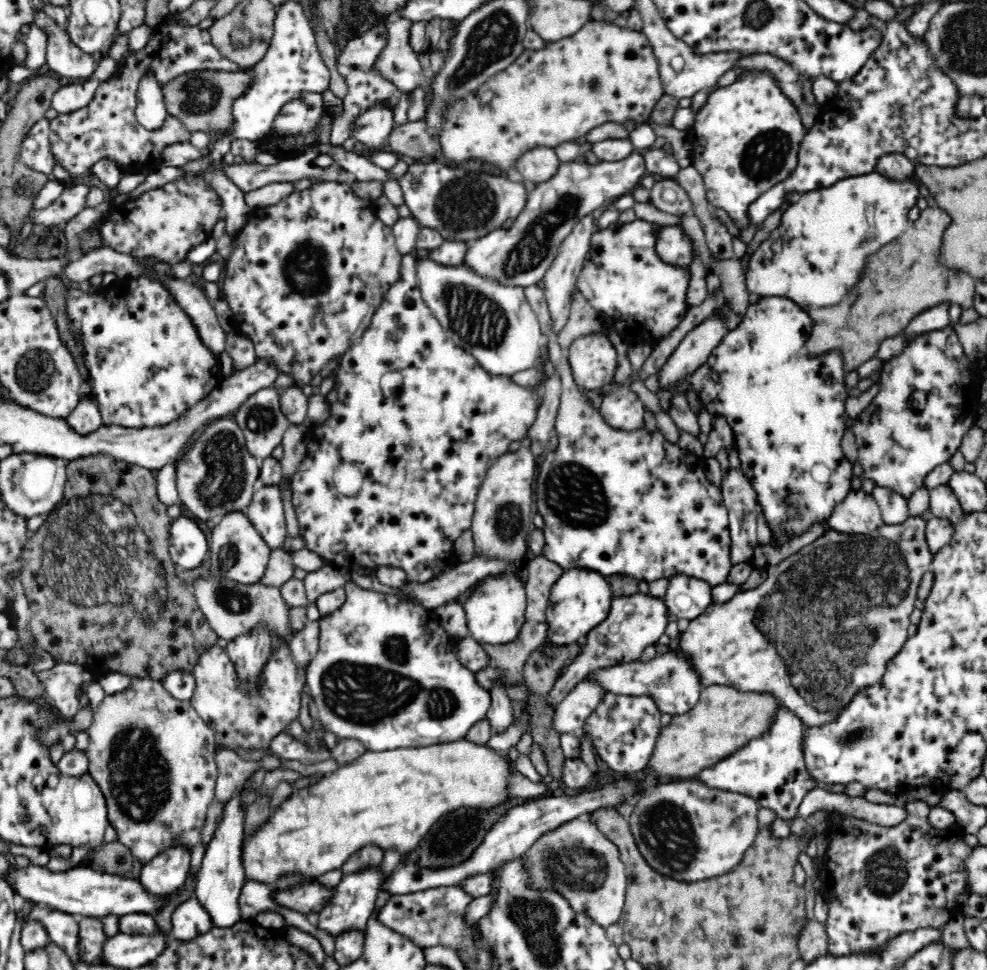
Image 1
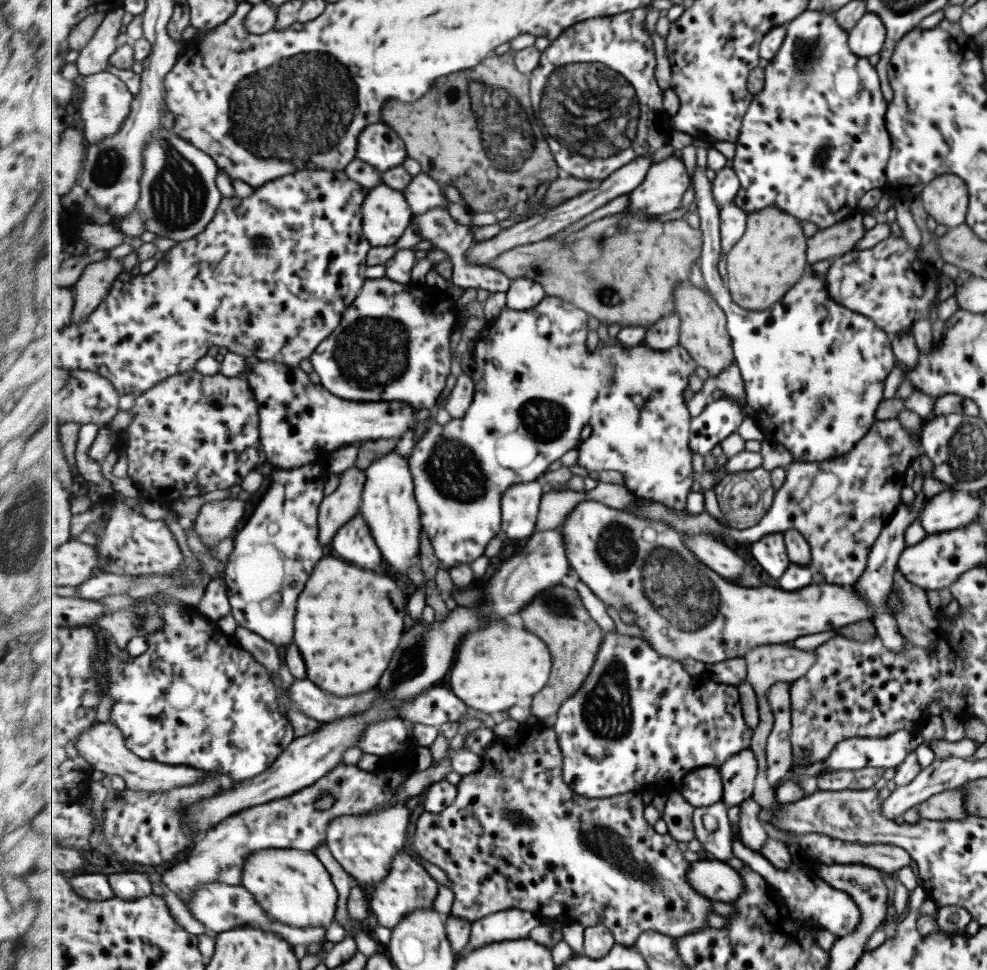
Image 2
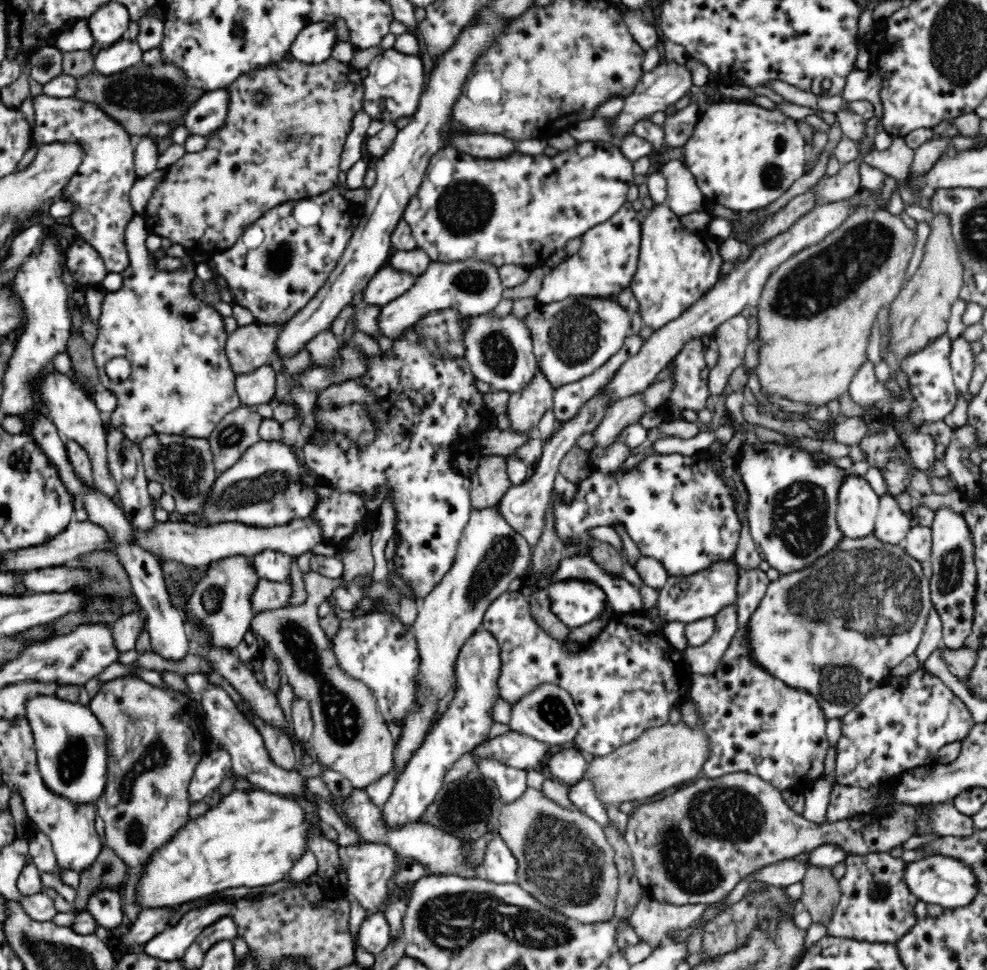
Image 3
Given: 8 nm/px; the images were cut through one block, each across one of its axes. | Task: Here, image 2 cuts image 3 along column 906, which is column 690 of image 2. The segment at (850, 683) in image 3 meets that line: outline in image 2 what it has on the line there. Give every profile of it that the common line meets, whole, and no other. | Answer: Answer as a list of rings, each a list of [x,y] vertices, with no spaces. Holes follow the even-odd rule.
[[[584,500],[576,505],[572,510],[571,514],[567,515],[564,523],[560,526],[560,530],[564,531],[564,542],[566,542],[568,551],[568,561],[572,566],[574,575],[578,578],[597,596],[602,602],[607,605],[613,606],[618,612],[626,606],[635,612],[637,616],[636,622],[639,627],[643,629],[643,637],[646,641],[655,647],[655,650],[663,656],[665,659],[677,660],[681,662],[683,659],[693,659],[704,663],[705,666],[709,664],[719,664],[727,660],[735,658],[744,658],[745,655],[749,654],[752,650],[757,649],[758,646],[772,645],[772,644],[783,644],[801,636],[809,636],[809,634],[817,634],[817,632],[827,632],[830,629],[835,630],[842,626],[851,624],[852,622],[861,622],[872,620],[874,615],[874,608],[868,603],[865,597],[862,597],[859,593],[856,593],[853,585],[834,585],[823,583],[809,583],[809,586],[796,590],[795,592],[789,592],[783,588],[774,588],[770,585],[762,585],[761,587],[744,587],[737,585],[733,581],[721,576],[712,567],[707,566],[700,558],[697,558],[688,546],[685,546],[684,539],[680,532],[667,521],[657,519],[646,519],[637,516],[635,513],[629,511],[615,510],[613,507],[607,506],[605,503]]]

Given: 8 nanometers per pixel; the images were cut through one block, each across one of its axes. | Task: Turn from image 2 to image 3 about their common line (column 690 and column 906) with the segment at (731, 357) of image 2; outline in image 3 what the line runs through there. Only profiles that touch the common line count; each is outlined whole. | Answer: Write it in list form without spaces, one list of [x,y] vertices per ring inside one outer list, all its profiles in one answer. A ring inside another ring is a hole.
[[[934,214],[930,222],[931,232],[924,244],[922,261],[912,278],[905,282],[890,306],[892,324],[892,350],[900,357],[923,349],[930,341],[946,334],[950,311],[964,284],[963,255],[956,243],[952,220],[948,214]]]

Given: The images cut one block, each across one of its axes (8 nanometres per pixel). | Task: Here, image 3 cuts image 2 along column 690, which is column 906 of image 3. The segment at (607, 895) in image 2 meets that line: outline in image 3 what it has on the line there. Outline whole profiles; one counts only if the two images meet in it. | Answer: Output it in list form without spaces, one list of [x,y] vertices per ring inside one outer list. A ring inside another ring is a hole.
[[[890,851],[852,853],[844,861],[846,872],[837,880],[841,895],[827,924],[827,936],[896,943],[917,926],[918,914],[914,908],[920,898],[912,893],[904,881],[904,870],[909,862],[892,856]]]

